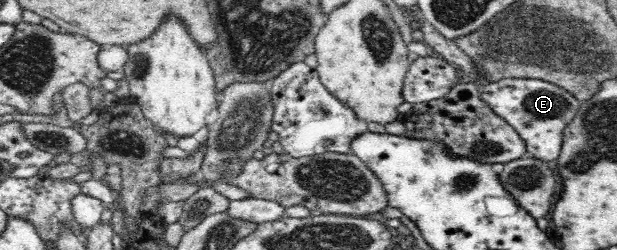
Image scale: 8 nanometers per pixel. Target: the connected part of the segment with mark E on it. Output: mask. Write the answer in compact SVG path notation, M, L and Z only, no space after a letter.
M504 78L479 85L477 91L479 99L523 139L526 156L545 163L559 157L563 131L579 110L579 100L575 96L555 84L535 78Z

